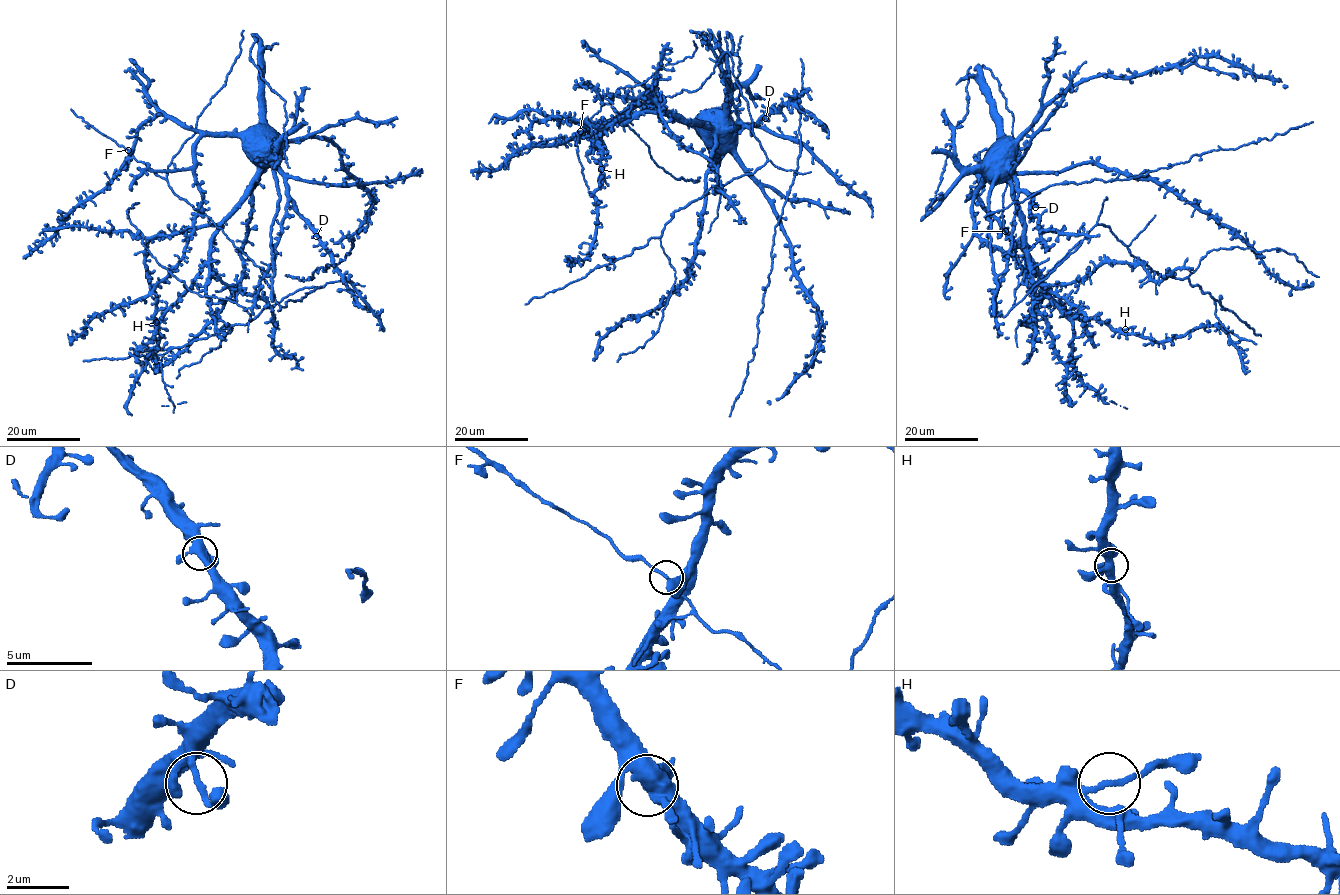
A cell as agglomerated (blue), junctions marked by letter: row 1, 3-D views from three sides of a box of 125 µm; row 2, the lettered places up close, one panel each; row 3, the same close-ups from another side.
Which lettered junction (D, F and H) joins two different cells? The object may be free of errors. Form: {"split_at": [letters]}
{"split_at": []}

